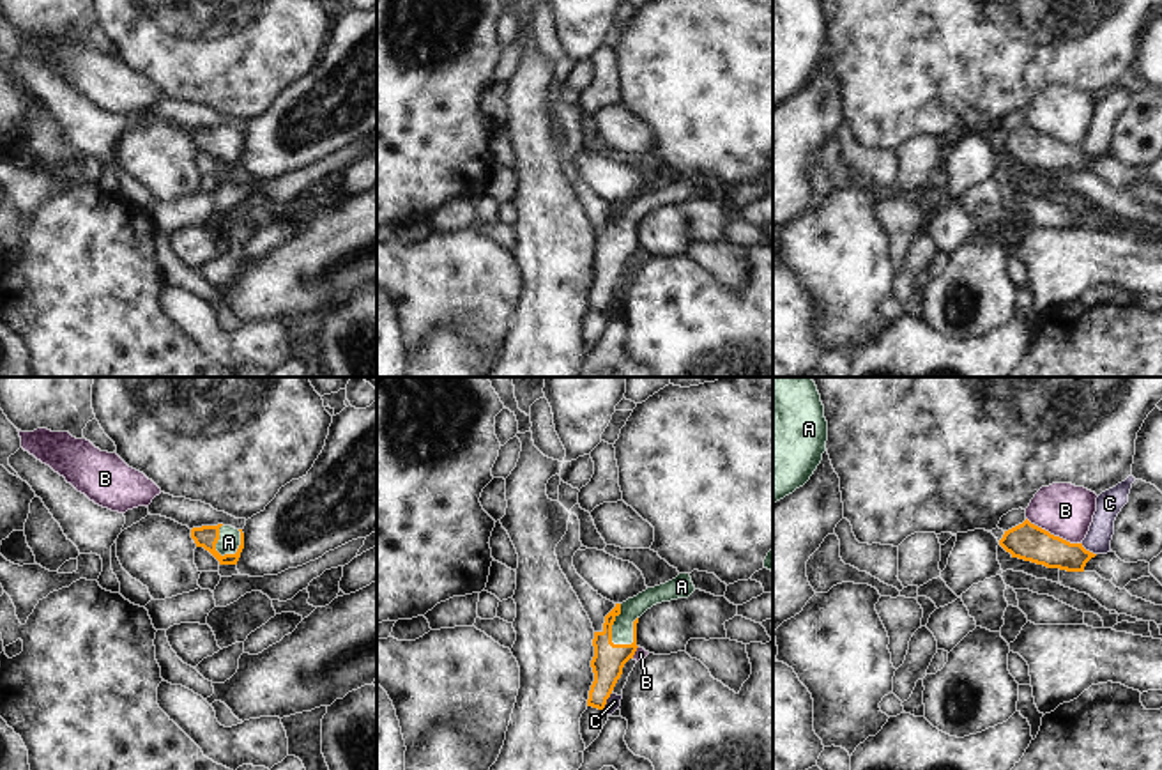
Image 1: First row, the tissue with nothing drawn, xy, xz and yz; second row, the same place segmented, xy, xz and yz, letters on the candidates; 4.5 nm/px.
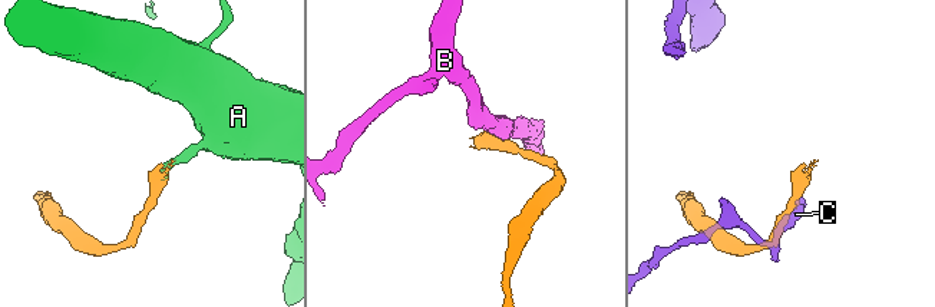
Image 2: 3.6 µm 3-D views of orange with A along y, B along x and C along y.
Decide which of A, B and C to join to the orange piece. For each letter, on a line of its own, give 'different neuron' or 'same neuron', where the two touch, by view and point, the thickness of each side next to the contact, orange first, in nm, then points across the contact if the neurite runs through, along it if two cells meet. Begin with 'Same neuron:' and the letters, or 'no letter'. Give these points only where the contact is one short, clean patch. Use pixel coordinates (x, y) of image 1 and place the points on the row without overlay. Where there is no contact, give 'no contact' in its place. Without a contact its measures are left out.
Same neuron: A
A: same neuron; meets orange in xz at (611, 236); 150 nm thick on the orange side, 100 nm on the other; runs through xz (609, 262), (611, 236), (634, 211)
B: different neuron; meets orange in yz at (1053, 138); 170 nm thick on the orange side, 240 nm on the other; border along yz (1026, 121), (1054, 138), (1081, 147)
C: different neuron; meets orange in xz at (605, 305); 150 nm thick on the orange side, 60 nm on the other; border along xz (612, 296), (603, 312)

